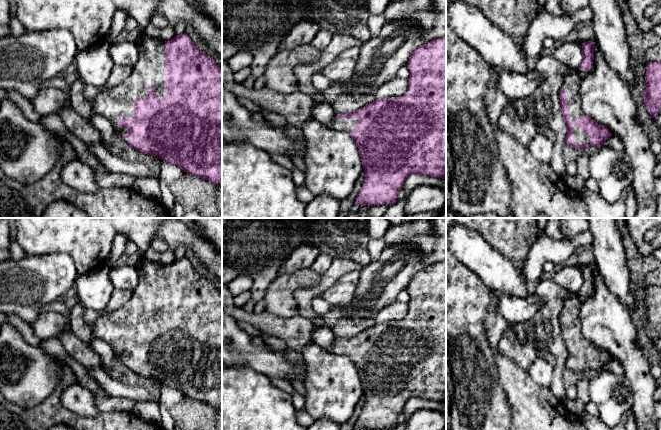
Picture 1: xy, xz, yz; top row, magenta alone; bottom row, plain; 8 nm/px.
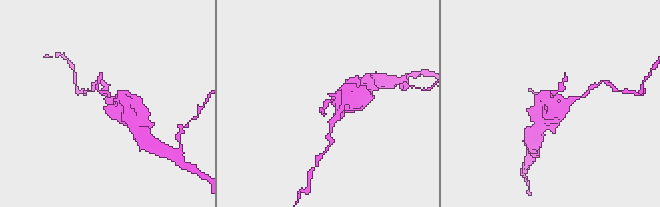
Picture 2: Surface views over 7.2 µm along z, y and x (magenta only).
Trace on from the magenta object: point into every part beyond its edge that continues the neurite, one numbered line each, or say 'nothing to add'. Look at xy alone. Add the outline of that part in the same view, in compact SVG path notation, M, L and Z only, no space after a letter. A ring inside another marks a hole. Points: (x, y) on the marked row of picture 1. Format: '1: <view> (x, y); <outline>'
1: xy (114, 103); M144 34L136 45L139 57L129 77L117 86L100 89L91 102L92 110L109 119L120 137L129 129L119 128L118 123L123 117L134 119L136 98L149 96L147 89L153 87L155 95L165 97L165 41Z

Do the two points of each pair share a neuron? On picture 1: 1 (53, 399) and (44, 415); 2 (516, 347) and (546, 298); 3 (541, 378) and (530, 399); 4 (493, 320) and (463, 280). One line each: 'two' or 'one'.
1: one
2: two
3: two
4: two

